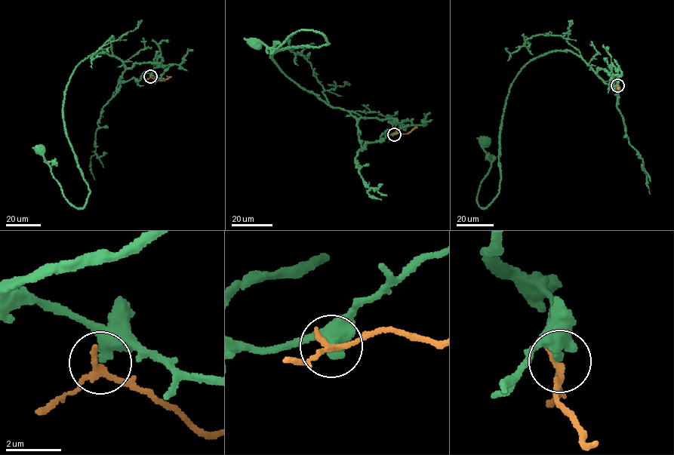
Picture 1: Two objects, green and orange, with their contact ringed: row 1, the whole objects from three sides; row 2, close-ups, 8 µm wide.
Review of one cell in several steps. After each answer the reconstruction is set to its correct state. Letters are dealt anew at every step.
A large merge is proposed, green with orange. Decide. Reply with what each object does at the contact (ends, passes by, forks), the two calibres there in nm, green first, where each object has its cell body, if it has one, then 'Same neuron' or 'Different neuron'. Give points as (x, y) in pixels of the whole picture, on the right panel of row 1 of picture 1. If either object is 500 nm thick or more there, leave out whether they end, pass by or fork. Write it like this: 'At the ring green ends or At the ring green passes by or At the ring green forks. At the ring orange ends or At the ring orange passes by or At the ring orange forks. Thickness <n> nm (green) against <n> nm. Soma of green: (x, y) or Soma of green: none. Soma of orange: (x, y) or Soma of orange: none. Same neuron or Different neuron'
Thickness 500 nm (green) against 220 nm. Soma of green: (484, 142). Soma of orange: none. Different neuron

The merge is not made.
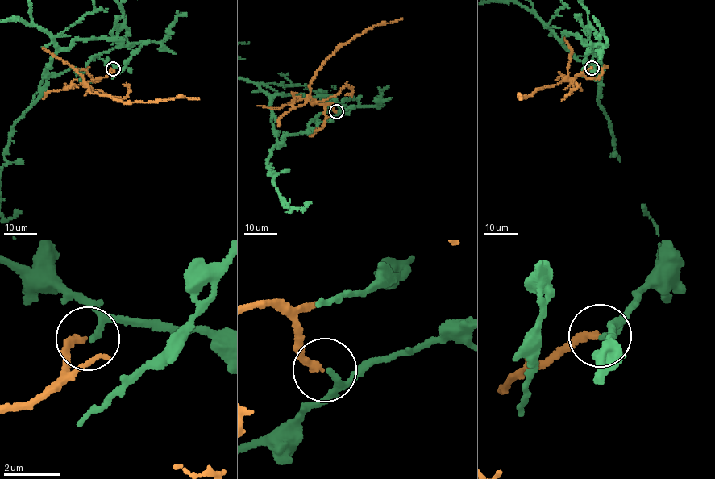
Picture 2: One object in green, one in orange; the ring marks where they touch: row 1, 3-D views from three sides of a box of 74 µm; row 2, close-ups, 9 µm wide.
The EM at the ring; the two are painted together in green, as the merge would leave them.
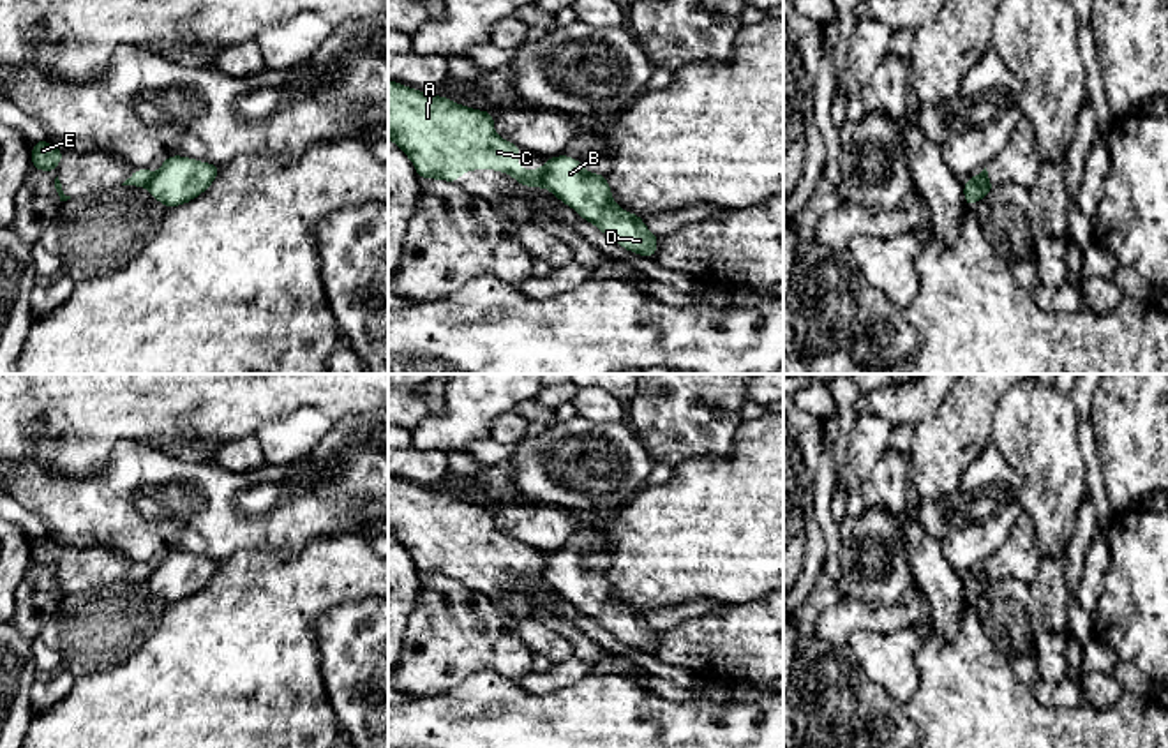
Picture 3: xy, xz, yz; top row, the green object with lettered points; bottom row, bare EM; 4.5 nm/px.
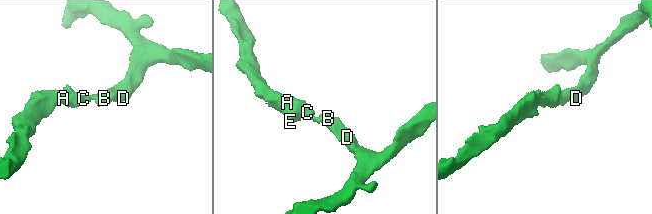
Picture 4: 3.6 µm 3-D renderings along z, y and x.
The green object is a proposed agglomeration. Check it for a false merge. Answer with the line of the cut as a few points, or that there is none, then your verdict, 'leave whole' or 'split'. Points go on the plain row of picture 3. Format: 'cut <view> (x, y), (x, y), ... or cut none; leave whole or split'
cut xz (540, 565), (544, 581); split

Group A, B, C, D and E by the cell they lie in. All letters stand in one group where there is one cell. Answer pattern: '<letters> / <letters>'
A C E / B D

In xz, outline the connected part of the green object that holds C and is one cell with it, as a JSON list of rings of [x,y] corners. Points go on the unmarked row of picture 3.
[[[388,475],[388,535],[408,550],[420,573],[457,579],[468,566],[494,565],[510,570],[519,580],[543,582],[542,565],[522,565],[517,559],[522,543],[496,529],[492,506],[460,501],[448,492],[413,485],[392,475]]]

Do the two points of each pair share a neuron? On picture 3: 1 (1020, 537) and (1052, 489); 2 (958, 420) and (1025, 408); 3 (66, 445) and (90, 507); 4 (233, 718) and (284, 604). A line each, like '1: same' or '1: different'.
1: different
2: different
3: different
4: same

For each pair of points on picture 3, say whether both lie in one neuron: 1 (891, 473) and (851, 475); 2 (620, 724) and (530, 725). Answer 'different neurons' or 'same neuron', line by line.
1: different neurons
2: same neuron

